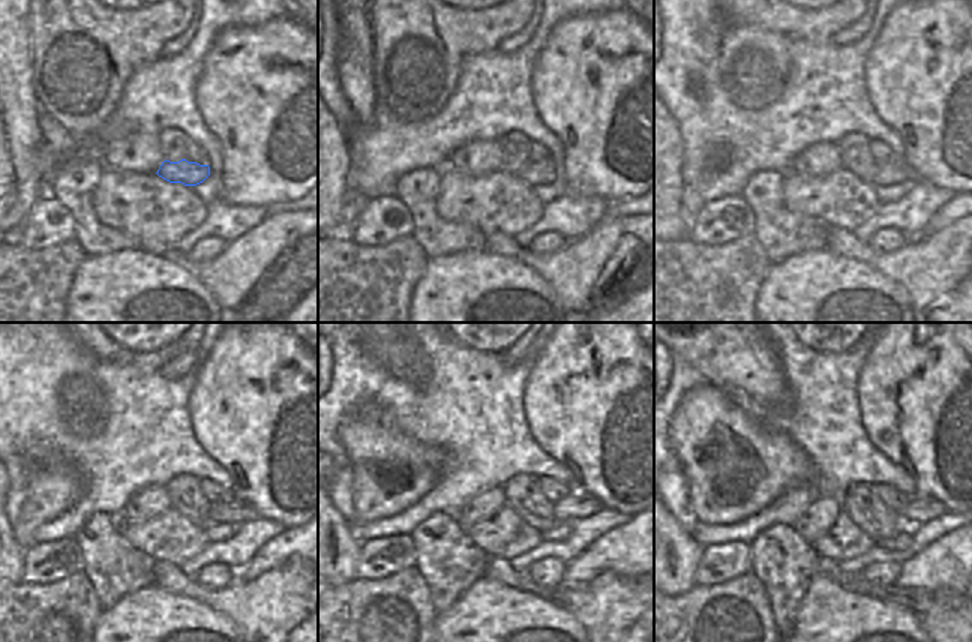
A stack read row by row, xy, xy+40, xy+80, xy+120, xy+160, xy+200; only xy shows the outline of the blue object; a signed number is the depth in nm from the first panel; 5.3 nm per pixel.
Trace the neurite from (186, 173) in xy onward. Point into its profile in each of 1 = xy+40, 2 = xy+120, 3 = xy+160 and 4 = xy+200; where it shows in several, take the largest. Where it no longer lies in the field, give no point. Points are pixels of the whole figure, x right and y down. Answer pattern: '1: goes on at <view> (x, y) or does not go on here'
1: goes on at xy+40 (534, 174)
2: goes on at xy+120 (236, 510)
3: goes on at xy+160 (576, 506)
4: goes on at xy+200 (920, 509)

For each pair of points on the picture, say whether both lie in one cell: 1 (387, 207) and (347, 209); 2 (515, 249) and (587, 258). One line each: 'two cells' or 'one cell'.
1: two cells
2: one cell

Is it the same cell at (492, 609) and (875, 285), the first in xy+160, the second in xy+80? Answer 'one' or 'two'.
one

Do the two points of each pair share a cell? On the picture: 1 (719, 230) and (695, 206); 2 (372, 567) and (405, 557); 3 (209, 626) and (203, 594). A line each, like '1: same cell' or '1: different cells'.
1: different cells
2: same cell
3: different cells

